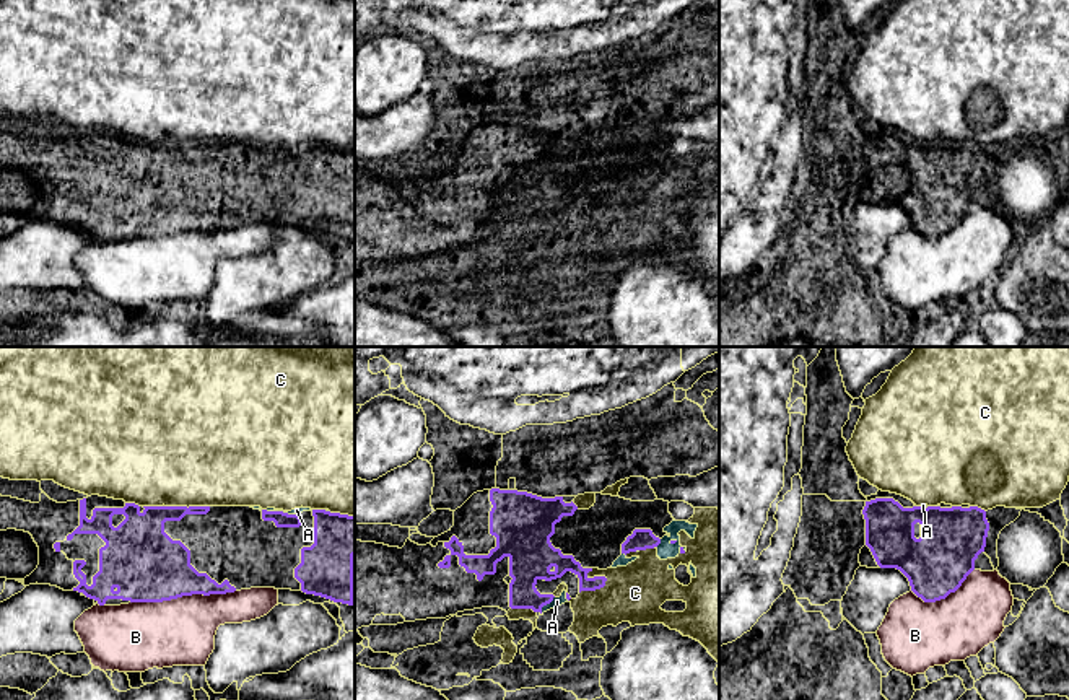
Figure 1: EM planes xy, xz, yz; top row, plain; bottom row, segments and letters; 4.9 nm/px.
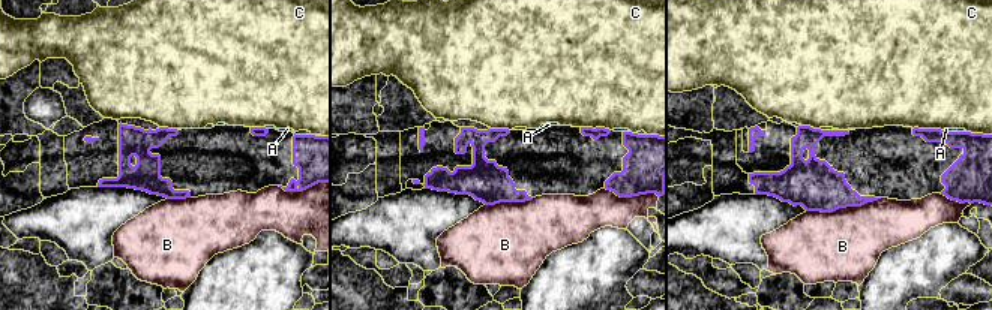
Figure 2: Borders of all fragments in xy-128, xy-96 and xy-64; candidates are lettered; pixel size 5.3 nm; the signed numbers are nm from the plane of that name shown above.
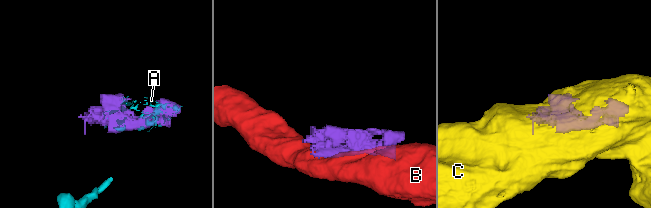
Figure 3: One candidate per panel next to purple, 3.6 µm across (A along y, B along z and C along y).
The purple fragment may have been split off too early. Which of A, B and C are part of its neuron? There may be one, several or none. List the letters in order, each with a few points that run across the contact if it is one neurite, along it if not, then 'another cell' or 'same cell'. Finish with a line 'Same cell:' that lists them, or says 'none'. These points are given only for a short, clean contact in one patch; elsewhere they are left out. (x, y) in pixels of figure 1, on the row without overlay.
A: another cell
B: another cell
C: another cell
Same cell: none

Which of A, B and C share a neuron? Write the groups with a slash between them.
A C / B

